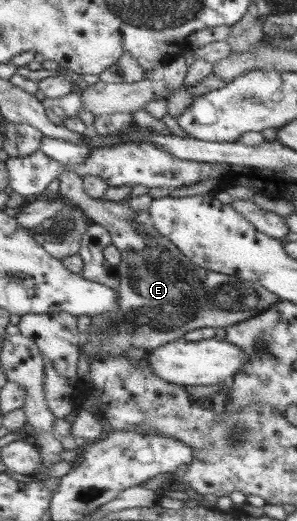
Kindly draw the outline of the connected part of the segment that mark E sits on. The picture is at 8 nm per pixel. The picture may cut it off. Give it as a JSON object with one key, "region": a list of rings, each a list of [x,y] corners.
{"region":[[[71,169],[63,171],[57,180],[58,195],[87,213],[92,222],[107,228],[113,245],[122,255],[122,262],[117,267],[121,278],[117,289],[119,308],[107,315],[91,318],[88,335],[83,337],[80,345],[89,362],[97,353],[122,356],[135,347],[156,349],[172,340],[183,339],[188,332],[198,328],[227,329],[257,316],[280,301],[261,284],[206,270],[195,264],[155,229],[150,211],[135,209],[127,199],[120,202],[89,196],[83,177]]]}

